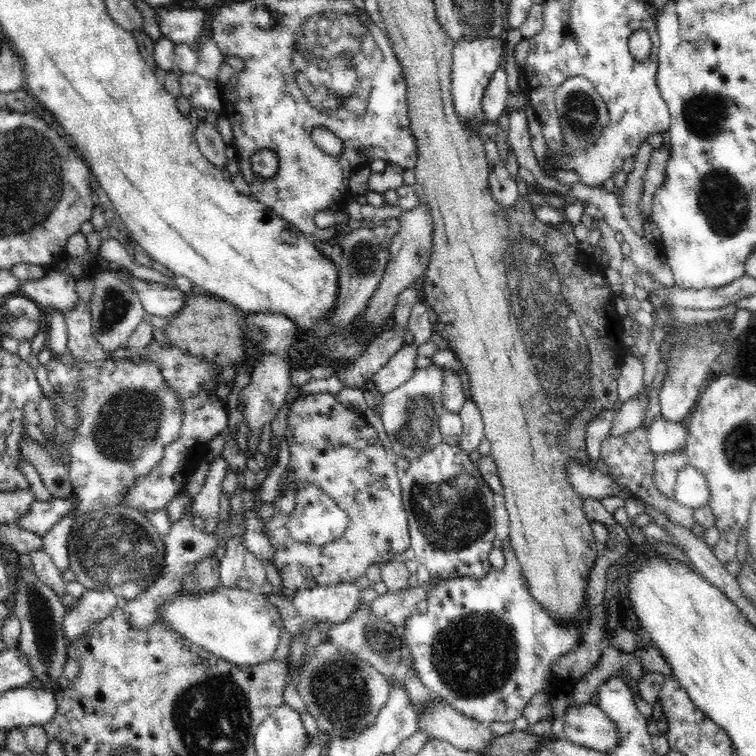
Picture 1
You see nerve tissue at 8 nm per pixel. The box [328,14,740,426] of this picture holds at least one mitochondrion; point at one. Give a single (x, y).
(705, 114)

